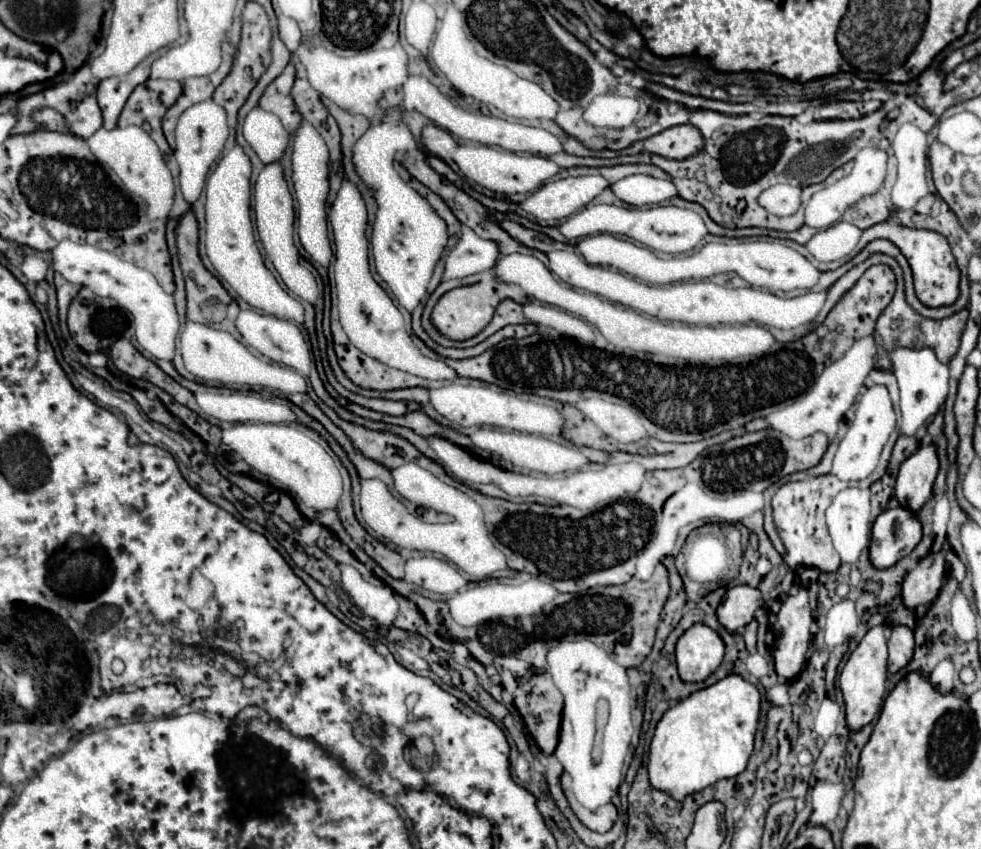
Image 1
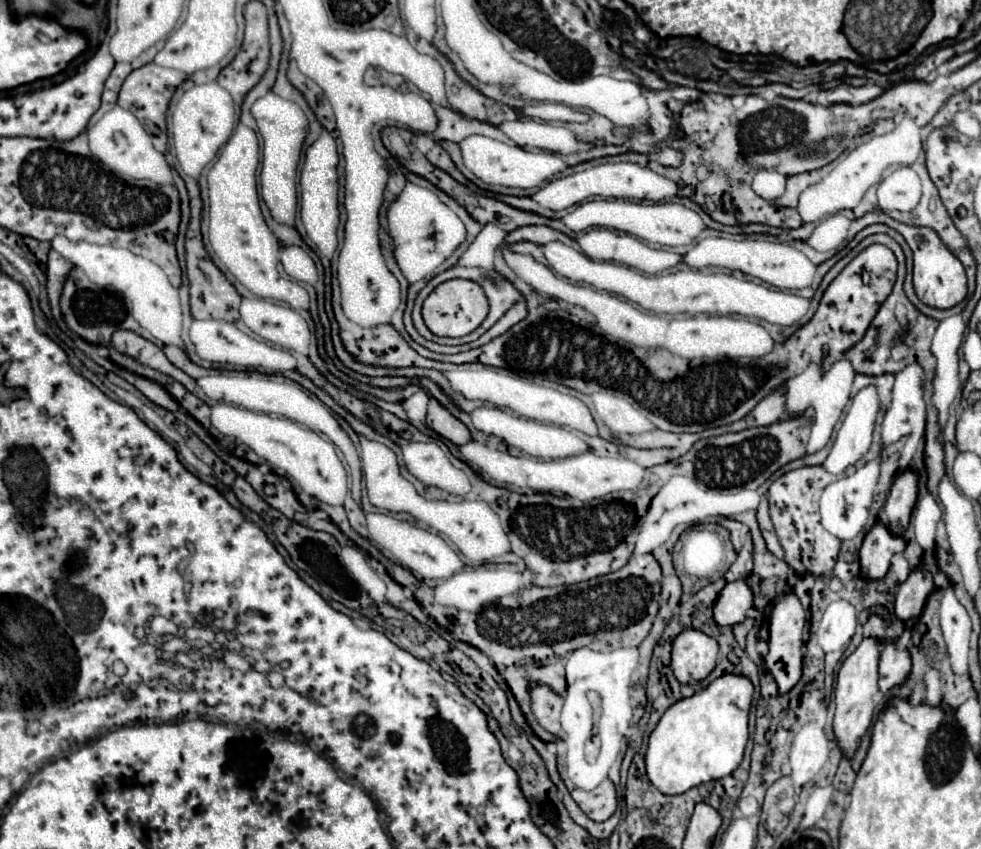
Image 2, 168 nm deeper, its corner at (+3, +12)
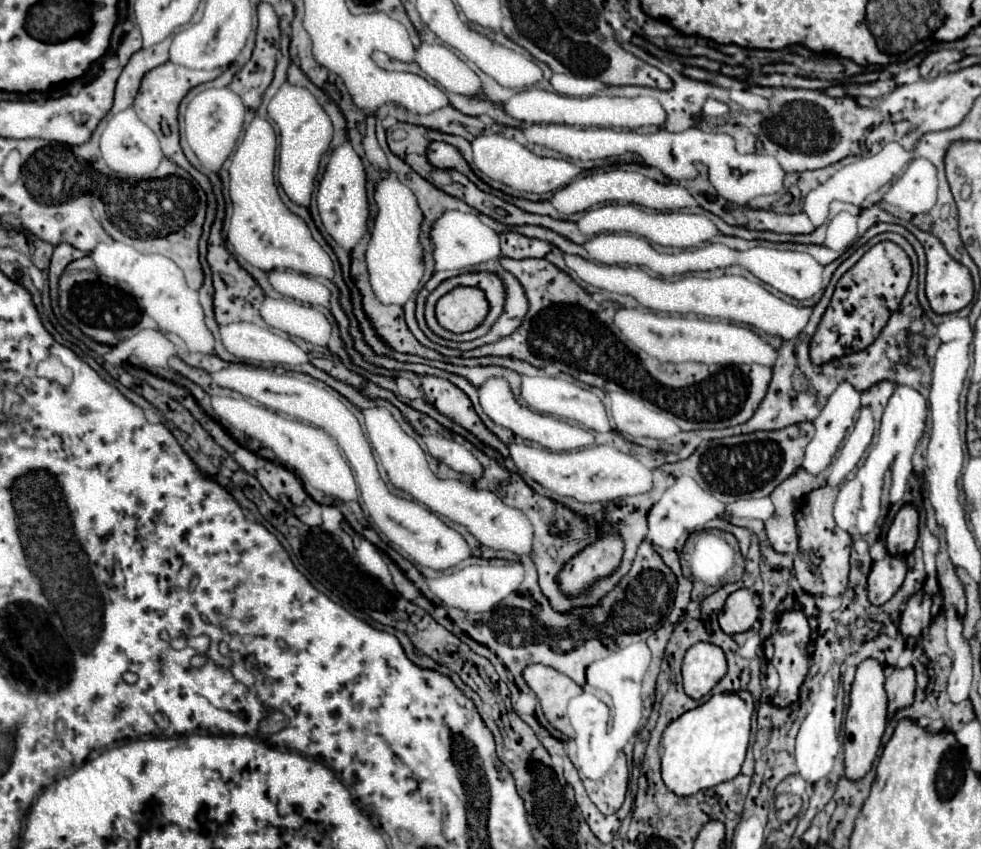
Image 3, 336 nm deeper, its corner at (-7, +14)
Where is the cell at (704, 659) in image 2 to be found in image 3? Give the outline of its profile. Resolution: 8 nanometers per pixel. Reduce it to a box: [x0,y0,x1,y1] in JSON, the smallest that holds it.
[682,642,726,698]

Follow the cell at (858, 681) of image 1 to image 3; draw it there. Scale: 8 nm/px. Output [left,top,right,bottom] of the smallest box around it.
[844,658,888,778]

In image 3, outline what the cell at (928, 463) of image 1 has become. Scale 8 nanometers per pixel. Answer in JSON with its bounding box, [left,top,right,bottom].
[886,502,918,554]

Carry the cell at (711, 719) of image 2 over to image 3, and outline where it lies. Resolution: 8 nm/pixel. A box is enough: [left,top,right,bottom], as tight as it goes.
[662,690,754,796]

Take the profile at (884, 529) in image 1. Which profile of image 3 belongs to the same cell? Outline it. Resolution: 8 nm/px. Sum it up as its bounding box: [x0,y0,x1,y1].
[868,554,906,604]

